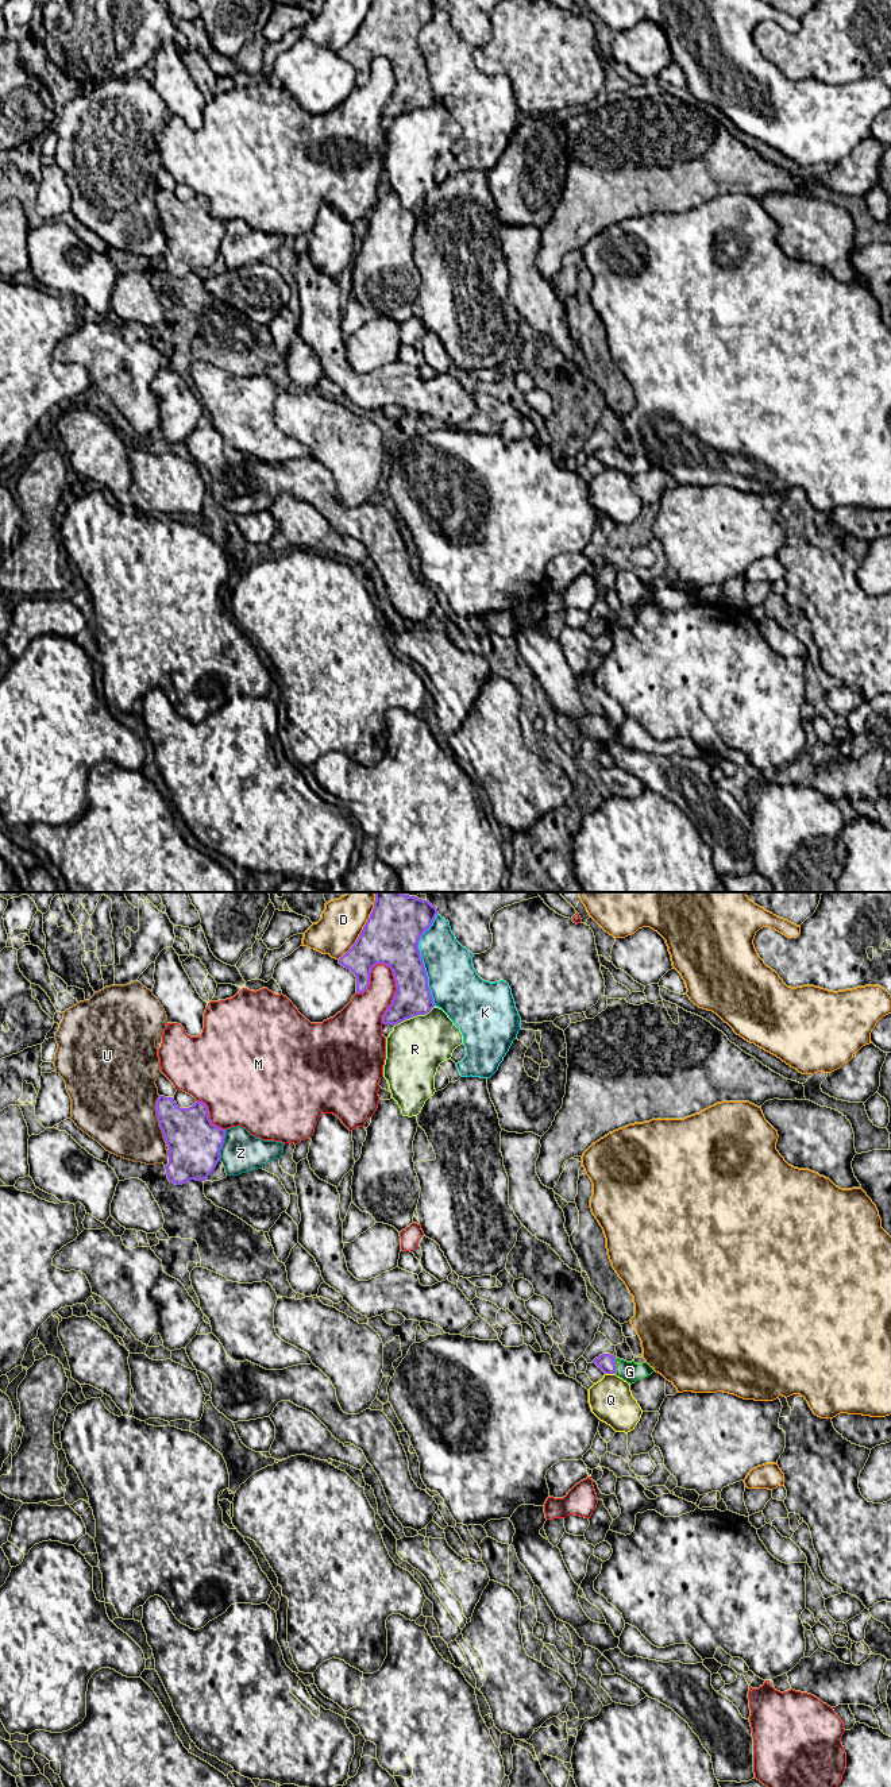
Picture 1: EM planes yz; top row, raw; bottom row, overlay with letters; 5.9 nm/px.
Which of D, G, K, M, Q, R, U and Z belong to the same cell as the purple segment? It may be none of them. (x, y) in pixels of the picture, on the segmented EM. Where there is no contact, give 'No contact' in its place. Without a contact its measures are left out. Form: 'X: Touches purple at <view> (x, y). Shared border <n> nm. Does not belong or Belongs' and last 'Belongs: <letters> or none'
D: Touches purple at yz (363, 926). Shared border 460 nm. Does not belong
G: Touches purple at yz (614, 1366). Shared border 100 nm. Belongs
K: Touches purple at yz (421, 960). Shared border 550 nm. Does not belong
M: Touches purple at yz (397, 990). Shared border 380 nm. Does not belong
Q: Touches purple at yz (610, 1373). Shared border 60 nm. Does not belong
R: Touches purple at yz (413, 1015). Shared border 260 nm. Does not belong
U: Touches purple at yz (158, 1120). Shared border 300 nm. Does not belong
Z: Touches purple at yz (222, 1145). Shared border 190 nm. Does not belong
Belongs: G

